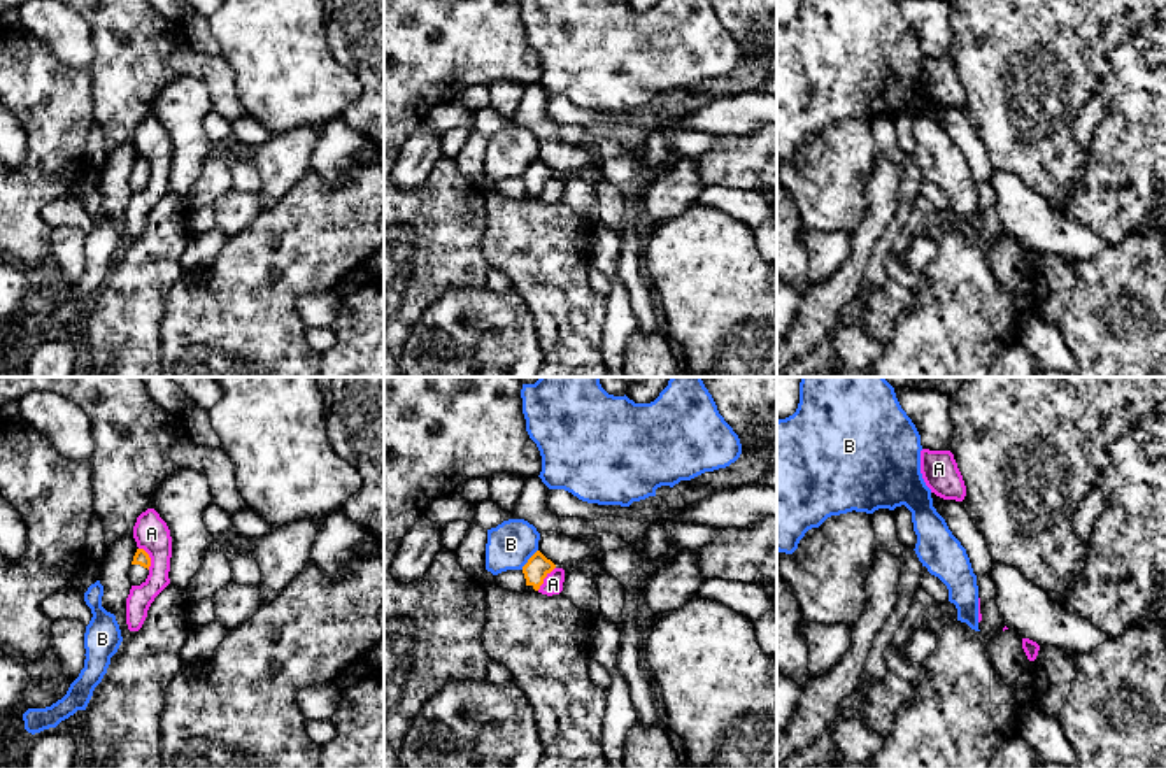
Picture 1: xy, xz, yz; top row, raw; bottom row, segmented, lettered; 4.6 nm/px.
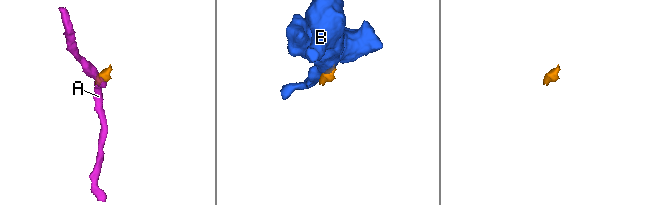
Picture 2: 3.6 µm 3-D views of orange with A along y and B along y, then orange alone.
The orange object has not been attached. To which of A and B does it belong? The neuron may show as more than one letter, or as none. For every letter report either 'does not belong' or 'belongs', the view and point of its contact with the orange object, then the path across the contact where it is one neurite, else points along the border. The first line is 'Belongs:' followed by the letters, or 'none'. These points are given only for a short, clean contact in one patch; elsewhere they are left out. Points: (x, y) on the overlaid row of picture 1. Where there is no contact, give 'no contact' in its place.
Belongs: none
A: does not belong; contact xy (149, 558); border xy (139, 547), (148, 554), (149, 568)
B: does not belong; contact xz (528, 560); border xz (537, 549), (521, 568)

